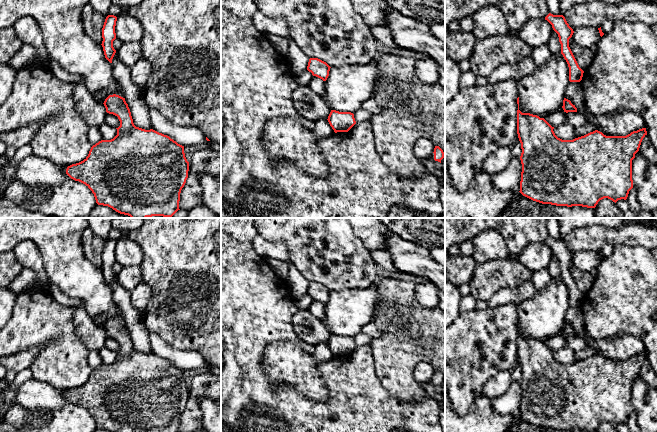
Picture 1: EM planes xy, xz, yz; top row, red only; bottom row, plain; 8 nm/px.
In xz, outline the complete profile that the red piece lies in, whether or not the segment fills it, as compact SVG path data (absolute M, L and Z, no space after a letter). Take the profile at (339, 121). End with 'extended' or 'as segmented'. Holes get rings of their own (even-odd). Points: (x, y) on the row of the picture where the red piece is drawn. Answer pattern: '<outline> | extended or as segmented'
M331 110L327 120L335 133L348 132L356 124L354 114L351 112Z | as segmented

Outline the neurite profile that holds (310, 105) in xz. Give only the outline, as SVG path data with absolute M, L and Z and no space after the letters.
M298 86L292 93L292 101L298 113L311 121L328 119L331 112L323 99L308 86Z

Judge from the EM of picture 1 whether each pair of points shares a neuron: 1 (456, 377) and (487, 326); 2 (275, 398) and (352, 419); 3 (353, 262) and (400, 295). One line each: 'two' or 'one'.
1: one
2: one
3: two

